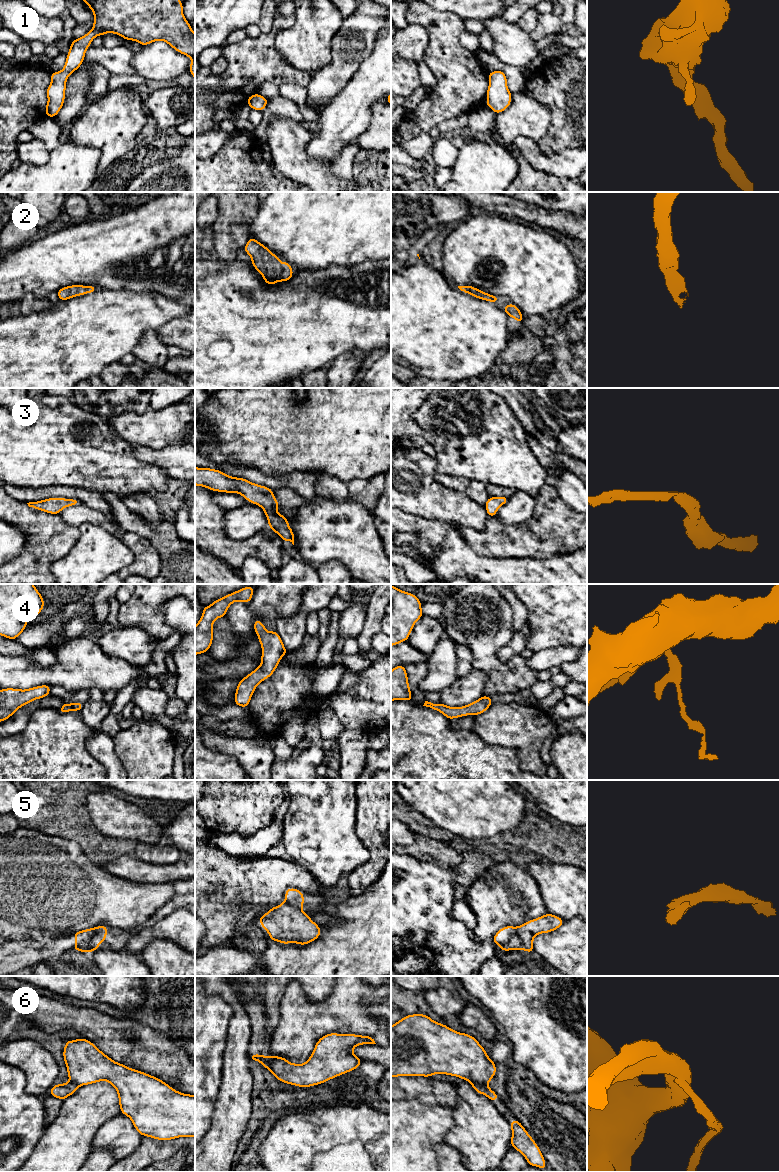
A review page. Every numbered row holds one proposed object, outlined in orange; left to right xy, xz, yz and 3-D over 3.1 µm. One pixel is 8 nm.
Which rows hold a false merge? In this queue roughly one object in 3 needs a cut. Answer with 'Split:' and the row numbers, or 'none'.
Split: 5, 6

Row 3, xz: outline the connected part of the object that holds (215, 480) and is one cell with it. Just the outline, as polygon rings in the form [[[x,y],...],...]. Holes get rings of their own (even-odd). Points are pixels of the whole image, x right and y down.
[[[195,467],[195,485],[211,491],[239,493],[244,499],[264,510],[269,528],[277,533],[282,541],[290,541],[294,545],[295,536],[288,524],[288,518],[276,511],[280,506],[272,489],[244,478],[231,477],[220,470],[199,467]]]

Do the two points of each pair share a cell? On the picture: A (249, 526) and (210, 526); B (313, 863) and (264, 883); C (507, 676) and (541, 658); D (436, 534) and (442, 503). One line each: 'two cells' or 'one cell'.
A: two cells
B: two cells
C: two cells
D: two cells

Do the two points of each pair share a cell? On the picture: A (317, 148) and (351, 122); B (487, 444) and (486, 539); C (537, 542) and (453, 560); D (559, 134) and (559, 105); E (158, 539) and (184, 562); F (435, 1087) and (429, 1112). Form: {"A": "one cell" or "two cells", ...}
{"A": "one cell", "B": "two cells", "C": "two cells", "D": "one cell", "E": "one cell", "F": "two cells"}

